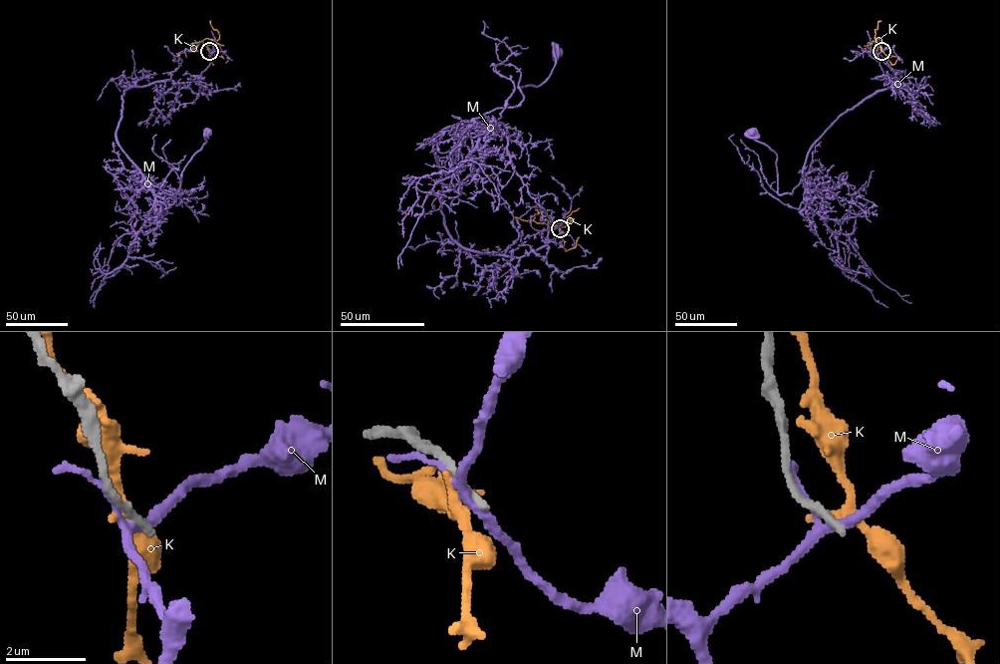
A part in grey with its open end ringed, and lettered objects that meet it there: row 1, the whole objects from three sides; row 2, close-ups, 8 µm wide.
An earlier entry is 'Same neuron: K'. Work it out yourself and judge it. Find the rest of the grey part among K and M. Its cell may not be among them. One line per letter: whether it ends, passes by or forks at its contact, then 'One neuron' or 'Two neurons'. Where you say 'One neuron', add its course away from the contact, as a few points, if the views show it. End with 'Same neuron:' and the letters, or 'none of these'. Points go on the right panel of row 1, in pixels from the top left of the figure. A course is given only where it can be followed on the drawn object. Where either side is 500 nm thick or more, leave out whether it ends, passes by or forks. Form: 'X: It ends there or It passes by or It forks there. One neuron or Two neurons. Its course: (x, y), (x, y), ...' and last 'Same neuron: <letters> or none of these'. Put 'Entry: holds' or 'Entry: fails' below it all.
K: It passes by. Two neurons
M: It forks there. Two neurons
Same neuron: none of these
Entry: fails

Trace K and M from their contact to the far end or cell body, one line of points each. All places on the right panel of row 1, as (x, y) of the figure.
K: (881, 51), (874, 37), (877, 22), (880, 21)
M: (881, 51), (884, 75), (902, 84), (839, 117), (791, 193), (778, 192), (777, 155), (752, 134)

